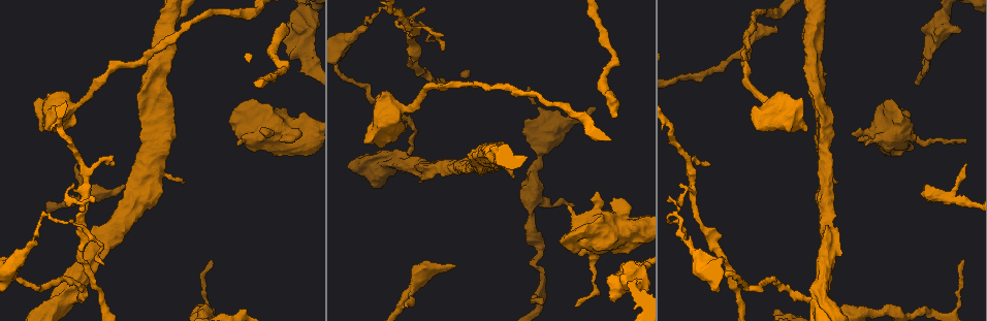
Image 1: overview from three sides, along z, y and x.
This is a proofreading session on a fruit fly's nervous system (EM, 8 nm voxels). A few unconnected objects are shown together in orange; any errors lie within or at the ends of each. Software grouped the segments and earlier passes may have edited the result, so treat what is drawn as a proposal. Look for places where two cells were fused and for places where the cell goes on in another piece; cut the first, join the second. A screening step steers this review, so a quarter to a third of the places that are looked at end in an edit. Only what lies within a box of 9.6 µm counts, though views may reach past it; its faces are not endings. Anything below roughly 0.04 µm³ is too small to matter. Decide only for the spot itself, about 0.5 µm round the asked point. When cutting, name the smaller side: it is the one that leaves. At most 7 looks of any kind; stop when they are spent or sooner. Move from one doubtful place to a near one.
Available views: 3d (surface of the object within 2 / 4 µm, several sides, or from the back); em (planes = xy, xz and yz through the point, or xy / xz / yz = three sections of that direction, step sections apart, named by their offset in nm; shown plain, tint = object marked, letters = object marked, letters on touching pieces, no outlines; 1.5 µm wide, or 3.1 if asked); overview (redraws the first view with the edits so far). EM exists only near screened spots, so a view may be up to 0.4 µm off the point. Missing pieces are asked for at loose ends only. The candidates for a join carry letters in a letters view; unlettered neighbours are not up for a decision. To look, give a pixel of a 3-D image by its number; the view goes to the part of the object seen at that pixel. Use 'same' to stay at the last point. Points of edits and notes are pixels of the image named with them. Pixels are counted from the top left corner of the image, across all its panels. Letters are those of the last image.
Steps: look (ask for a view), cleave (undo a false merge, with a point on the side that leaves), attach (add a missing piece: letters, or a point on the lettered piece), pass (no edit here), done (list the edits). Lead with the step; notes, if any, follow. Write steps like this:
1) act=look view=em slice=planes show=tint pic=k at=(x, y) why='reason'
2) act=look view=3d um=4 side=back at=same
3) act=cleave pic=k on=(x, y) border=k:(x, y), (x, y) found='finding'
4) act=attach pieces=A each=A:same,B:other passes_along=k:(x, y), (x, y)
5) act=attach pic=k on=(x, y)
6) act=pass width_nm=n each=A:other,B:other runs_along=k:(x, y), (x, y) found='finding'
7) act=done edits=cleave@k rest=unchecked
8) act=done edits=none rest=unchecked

act=look view=em slice=xy step=4 show=tint pic=1 at=(238, 145) why='an open end'

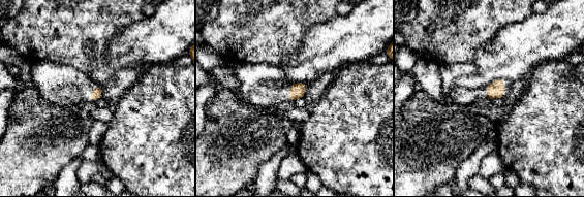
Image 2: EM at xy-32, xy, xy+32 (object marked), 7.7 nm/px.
act=look view=em slice=xy step=4 show=letters at=same why='see the neighbours'

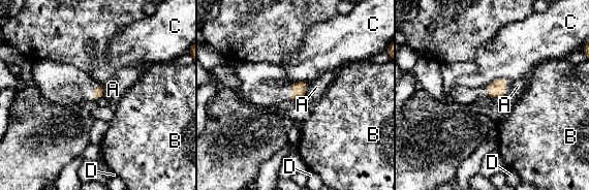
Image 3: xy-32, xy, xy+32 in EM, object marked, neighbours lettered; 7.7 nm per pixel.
act=pass longest_contact=C:160nm each=A:other,B:other,C:other,D:other found='none of them fits'

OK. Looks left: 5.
act=look view=em slice=xz step=4 show=tint pic=1 at=(692, 249) why='thick turns thin'

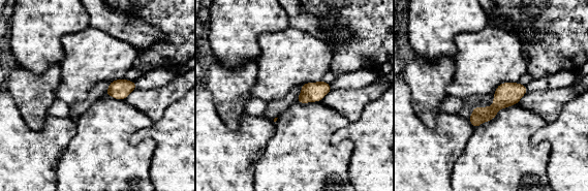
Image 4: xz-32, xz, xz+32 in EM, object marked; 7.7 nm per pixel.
act=look view=em slice=planes show=letters at=same why='another direction'

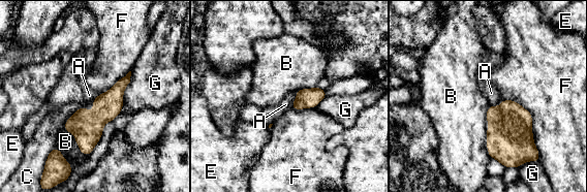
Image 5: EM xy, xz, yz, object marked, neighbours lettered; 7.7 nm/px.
act=pass each=A:other,B:other,C:other,E:other,F:other,G:other border=5:(502, 99), (529, 112), (536, 146) found='continuous, no second cell'

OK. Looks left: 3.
act=look view=em slice=planes show=letters pic=1 at=(576, 307)

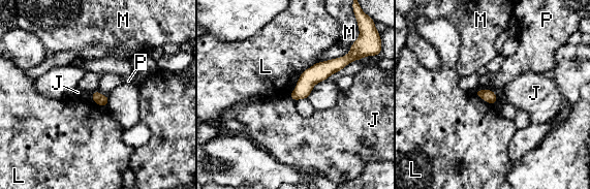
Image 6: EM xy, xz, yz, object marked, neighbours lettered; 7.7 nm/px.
act=pass width_nm=90 each=J:other,L:other,M:other,P:other border=6:(288, 97), (294, 101) found='none of them fits'

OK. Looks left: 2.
act=done edits=none rest=unchecked

